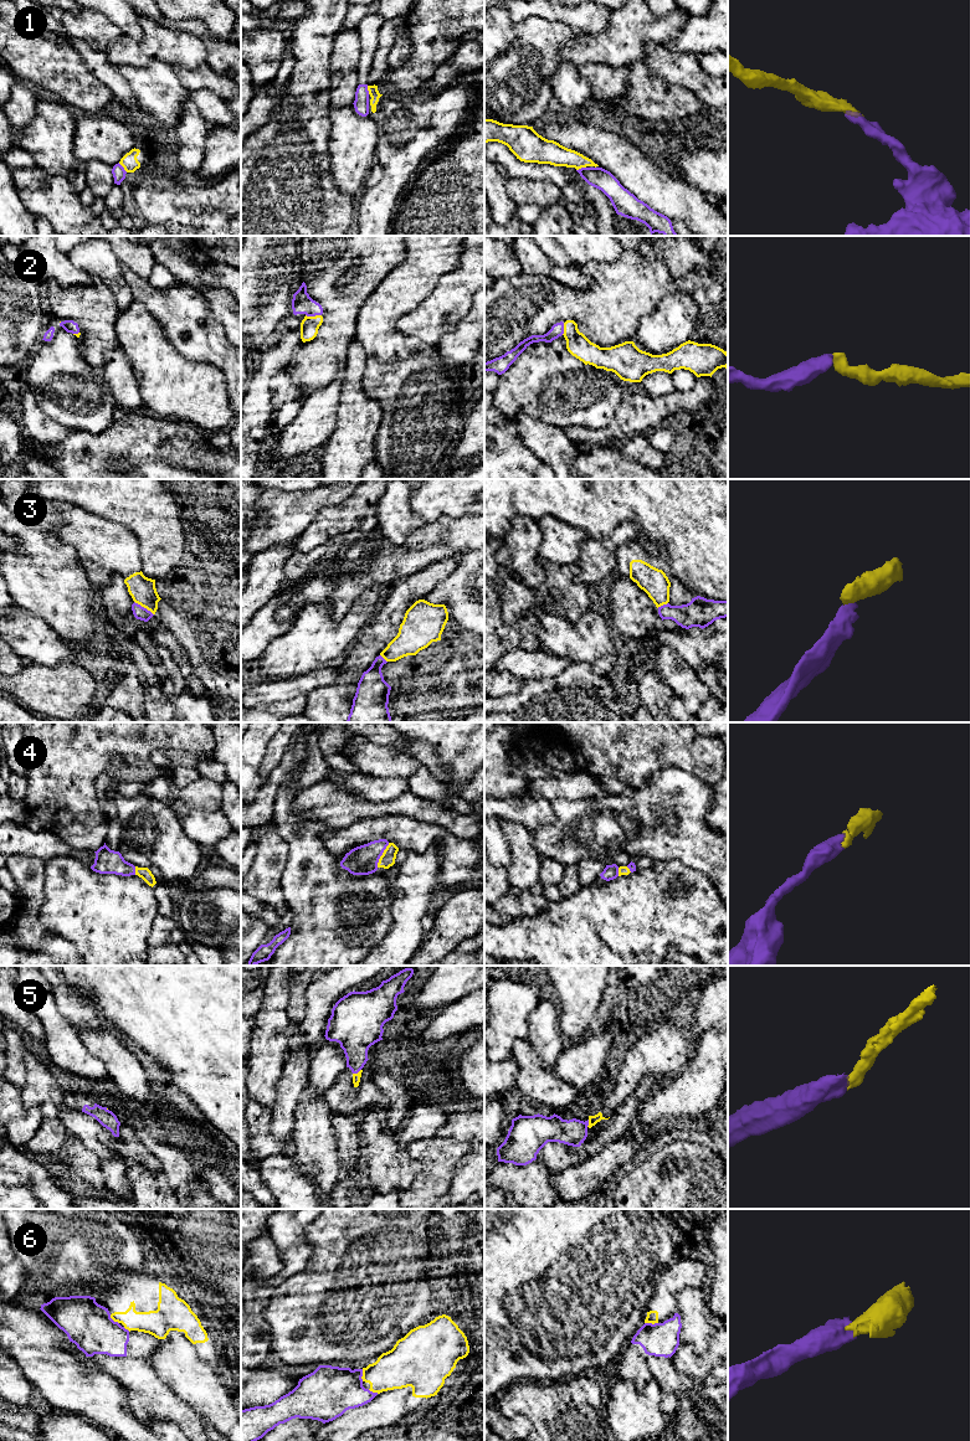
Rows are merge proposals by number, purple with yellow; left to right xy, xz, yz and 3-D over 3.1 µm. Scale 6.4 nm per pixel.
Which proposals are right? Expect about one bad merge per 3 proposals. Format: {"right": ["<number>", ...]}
{"right": ["2", "4", "5"]}

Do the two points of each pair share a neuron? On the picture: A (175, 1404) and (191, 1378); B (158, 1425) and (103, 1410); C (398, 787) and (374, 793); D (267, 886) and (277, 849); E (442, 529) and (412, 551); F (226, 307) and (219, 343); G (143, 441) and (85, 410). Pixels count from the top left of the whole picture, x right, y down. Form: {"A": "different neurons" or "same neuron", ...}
{"A": "different neurons", "B": "different neurons", "C": "same neuron", "D": "same neuron", "E": "same neuron", "F": "different neurons", "G": "different neurons"}

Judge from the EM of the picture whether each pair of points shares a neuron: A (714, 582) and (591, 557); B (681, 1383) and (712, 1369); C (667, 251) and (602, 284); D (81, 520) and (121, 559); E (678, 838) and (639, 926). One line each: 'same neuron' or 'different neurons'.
A: different neurons
B: different neurons
C: different neurons
D: same neuron
E: different neurons

